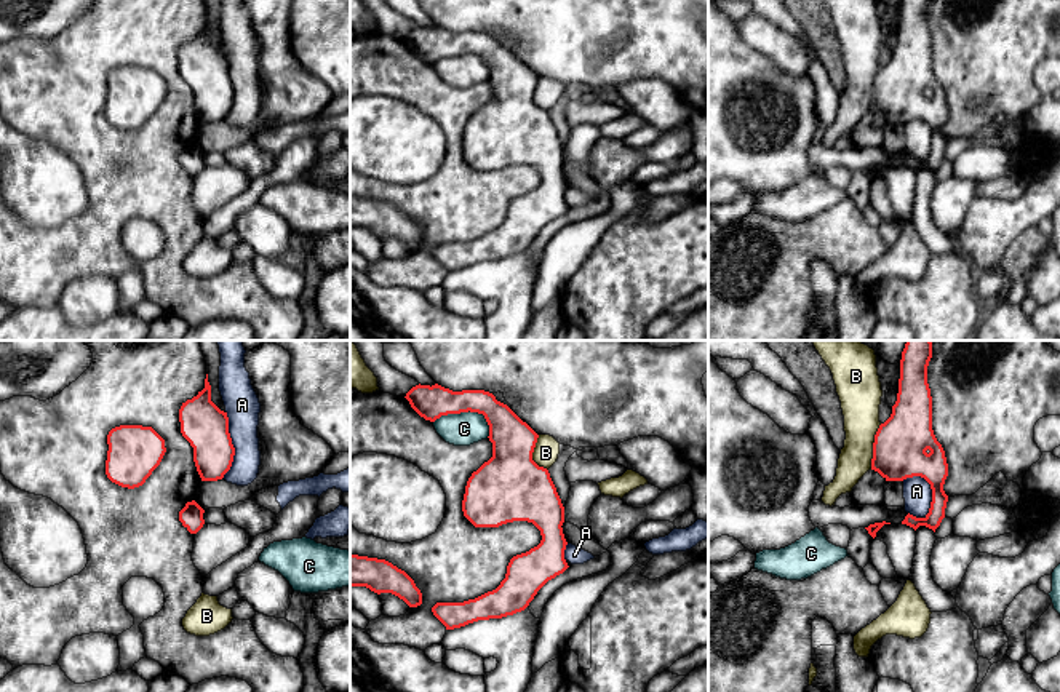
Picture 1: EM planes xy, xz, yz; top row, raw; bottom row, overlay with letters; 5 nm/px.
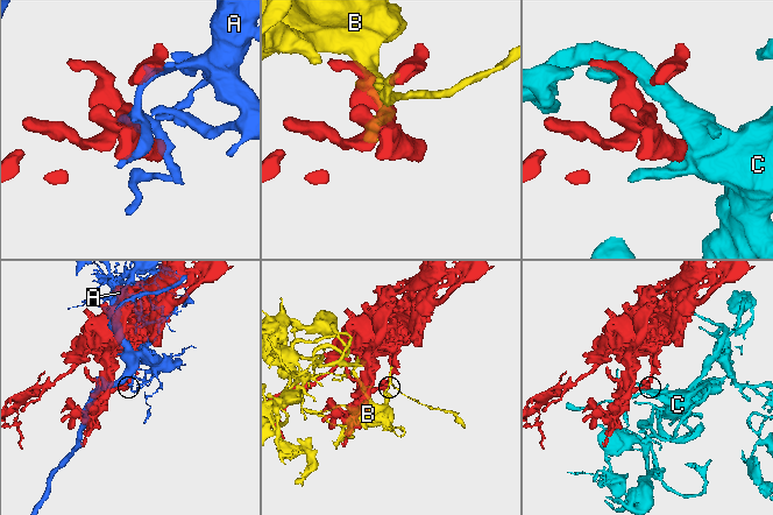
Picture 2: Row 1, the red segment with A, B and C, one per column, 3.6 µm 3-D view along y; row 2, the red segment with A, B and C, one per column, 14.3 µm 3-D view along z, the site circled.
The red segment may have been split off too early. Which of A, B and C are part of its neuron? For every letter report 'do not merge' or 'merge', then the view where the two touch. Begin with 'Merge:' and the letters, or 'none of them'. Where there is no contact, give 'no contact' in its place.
Merge: none of them
A: do not merge; meets red in yz
B: do not merge; meets red in yz
C: do not merge; meets red in xz

